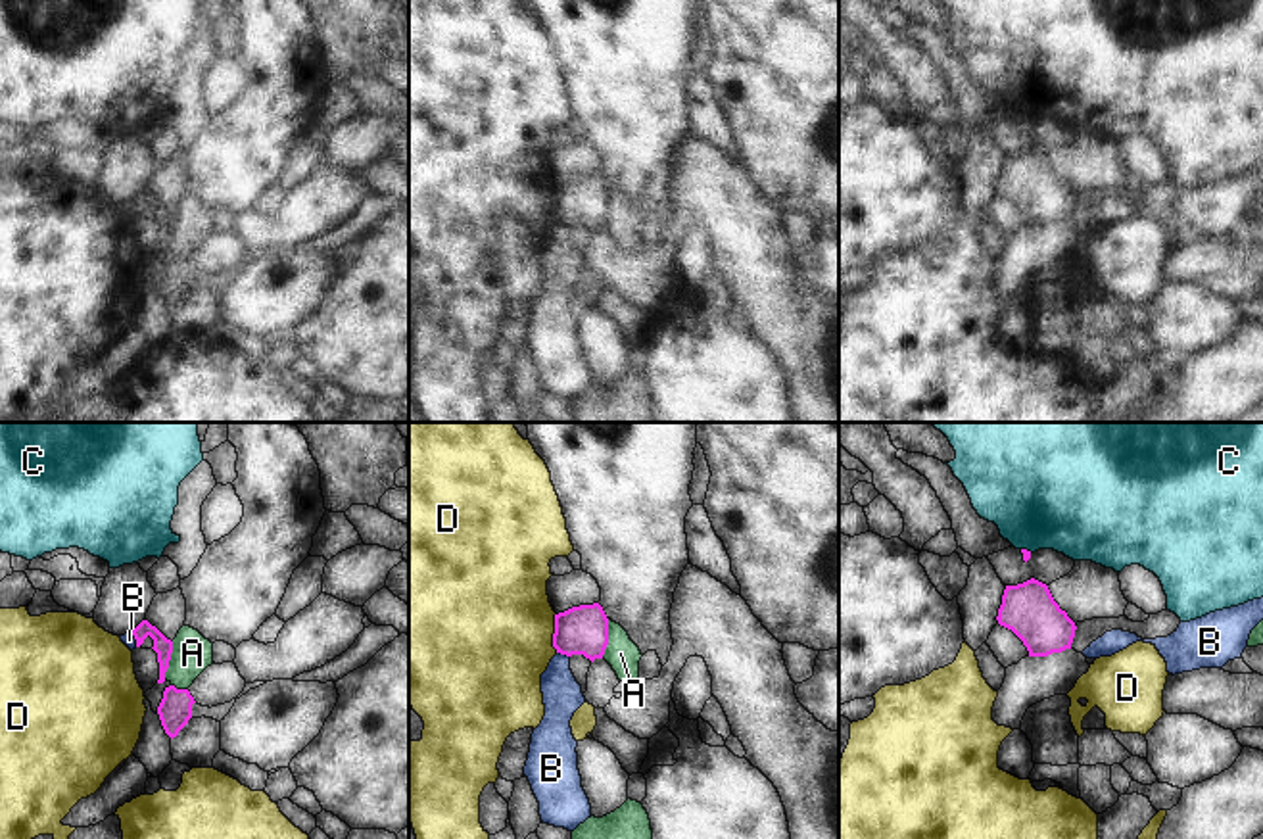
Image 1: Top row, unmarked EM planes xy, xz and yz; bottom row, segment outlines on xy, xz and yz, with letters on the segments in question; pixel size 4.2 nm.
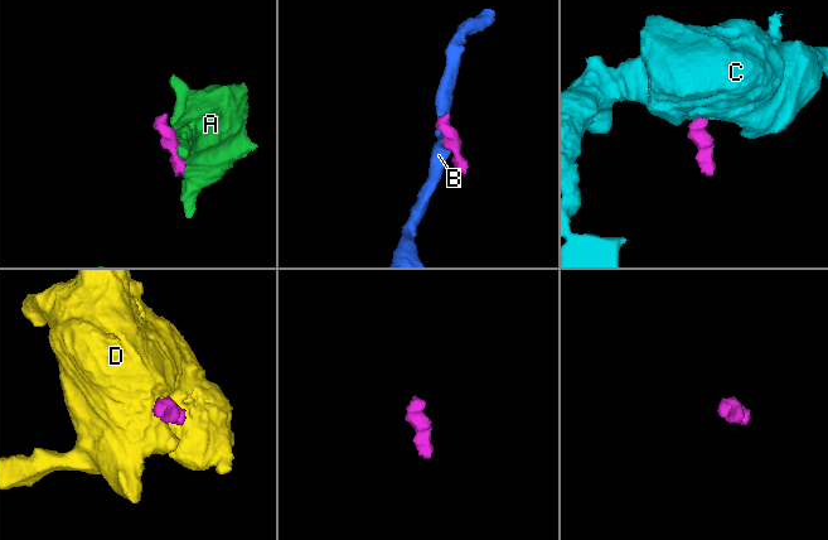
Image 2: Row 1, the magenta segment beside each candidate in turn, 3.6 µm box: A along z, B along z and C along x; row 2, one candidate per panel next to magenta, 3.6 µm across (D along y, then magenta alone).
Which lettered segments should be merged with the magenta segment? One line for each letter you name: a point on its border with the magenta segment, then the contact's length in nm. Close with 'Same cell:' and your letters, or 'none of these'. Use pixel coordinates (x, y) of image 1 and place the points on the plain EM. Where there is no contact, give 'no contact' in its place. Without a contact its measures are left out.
Same cell: none of these

